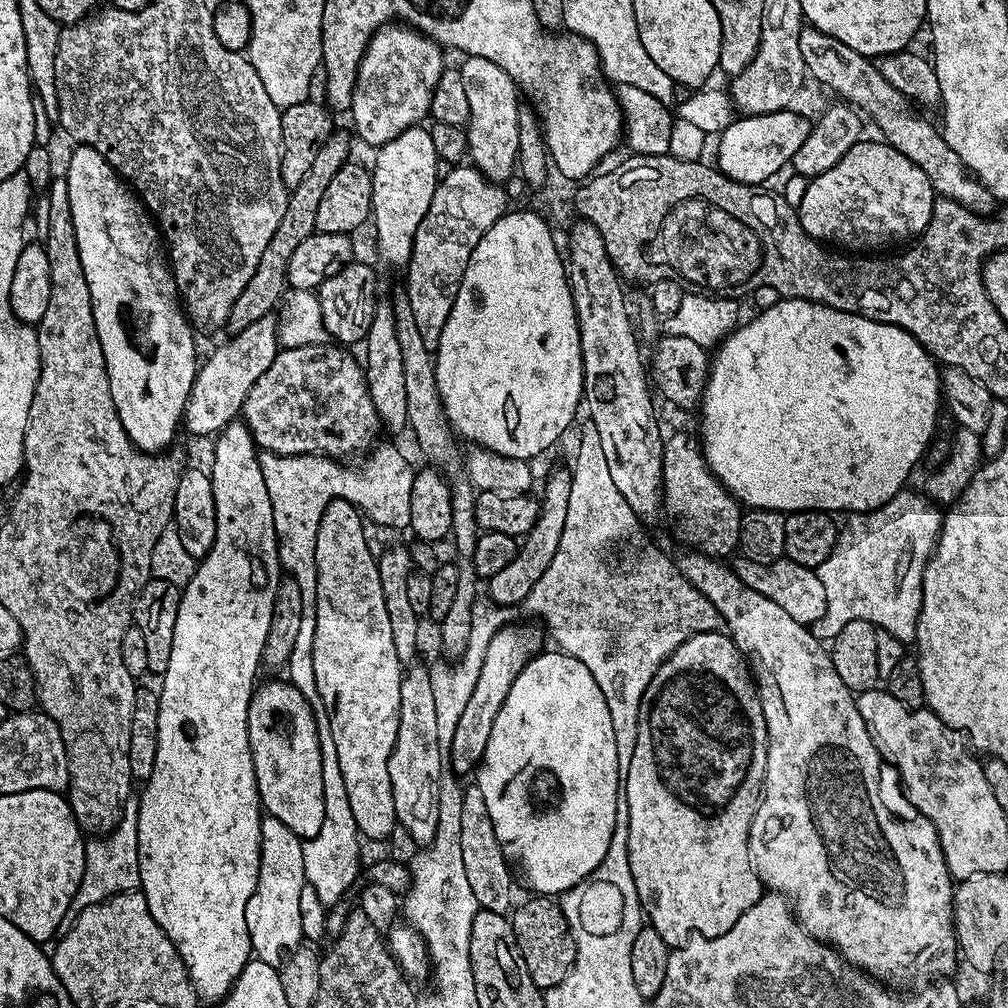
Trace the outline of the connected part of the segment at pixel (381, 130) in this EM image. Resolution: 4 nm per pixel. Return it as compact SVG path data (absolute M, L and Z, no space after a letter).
M392 22L380 28L368 39L368 45L364 47L364 57L356 71L356 85L352 91L352 124L356 132L368 144L379 146L390 142L390 138L398 138L402 130L417 127L423 116L430 113L430 102L434 94L434 86L438 84L438 78L444 72L446 61L445 53L439 44L429 40L414 28L401 26Z

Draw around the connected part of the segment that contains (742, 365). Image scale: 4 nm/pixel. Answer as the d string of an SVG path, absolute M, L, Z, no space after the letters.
M782 298L774 306L757 311L747 324L741 323L725 340L721 340L710 360L708 383L704 385L704 399L698 405L700 412L699 439L702 441L708 468L731 496L745 509L761 508L775 512L826 512L851 514L870 512L883 506L909 482L908 475L924 456L932 435L936 432L936 411L942 408L940 387L941 369L937 361L909 332L893 324L874 322L853 312L843 312L812 300Z

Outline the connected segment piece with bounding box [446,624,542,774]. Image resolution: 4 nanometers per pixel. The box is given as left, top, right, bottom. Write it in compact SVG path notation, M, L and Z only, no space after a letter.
M508 624L489 635L486 658L482 658L482 674L478 674L474 694L470 694L466 711L458 717L454 738L450 738L450 746L446 750L446 760L450 768L452 764L453 773L472 774L477 771L480 761L484 759L486 742L490 742L490 729L494 726L494 718L498 718L498 710L506 694L510 694L514 678L525 668L528 661L541 651L540 634L542 636L541 629L536 629L532 624Z

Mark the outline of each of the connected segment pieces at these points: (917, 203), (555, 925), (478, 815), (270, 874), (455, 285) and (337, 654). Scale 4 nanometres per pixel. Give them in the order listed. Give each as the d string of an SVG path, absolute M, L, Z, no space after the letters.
M861 142L856 144L836 165L831 166L830 170L826 170L825 173L818 174L816 177L809 179L806 186L806 195L802 197L802 202L798 209L800 221L802 222L802 230L806 230L806 234L810 234L814 239L821 242L833 240L834 243L841 244L841 246L836 245L841 249L852 250L848 248L888 248L891 244L902 243L903 240L909 239L908 241L911 241L913 238L919 237L920 233L926 230L926 226L930 222L932 201L934 199L934 193L930 186L930 178L926 178L926 174L922 174L922 170L918 170L918 166L914 166L914 162L910 162L910 158L906 158L906 154L894 150L886 142L879 143L867 144L867 142Z
M536 894L531 898L533 900L526 901L520 909L516 908L511 913L510 919L518 942L518 950L522 954L522 962L526 962L530 978L534 978L534 986L543 990L558 986L558 982L562 982L562 978L570 974L576 961L576 943L564 912L556 900L543 894Z
M475 782L469 783L464 788L460 837L462 838L462 866L466 866L466 879L470 882L470 890L474 890L477 905L485 912L507 913L513 907L514 872L498 842L498 834L494 834L494 822L490 822L490 810L486 810L486 798L482 798L482 790Z
M265 815L261 819L260 874L256 892L246 906L246 926L250 934L255 959L267 964L283 965L289 951L301 947L302 890L304 878L304 846L290 826L278 822L278 818Z
M449 167L439 177L434 198L430 198L430 210L426 210L426 218L422 218L414 234L414 246L406 265L406 291L421 339L433 354L440 344L442 328L453 309L474 246L506 211L504 191L476 168Z
M332 500L318 522L318 538L316 539L316 621L314 622L314 682L318 686L318 694L324 703L328 715L328 732L334 738L334 750L338 750L338 766L342 770L342 778L346 781L346 795L350 797L350 811L354 813L356 828L361 837L372 840L387 841L396 827L394 814L394 790L390 790L390 754L394 750L394 742L398 738L398 710L400 709L400 678L402 665L398 658L398 650L394 650L394 638L390 635L390 618L386 615L386 598L382 598L382 578L378 574L377 557L372 556L372 548L368 545L368 536L364 533L365 521L356 505L349 500Z

